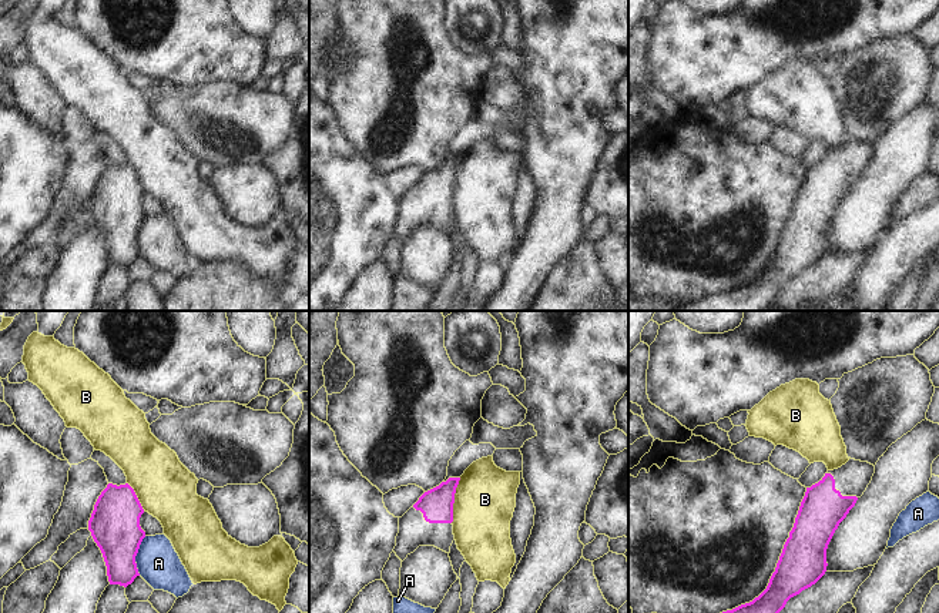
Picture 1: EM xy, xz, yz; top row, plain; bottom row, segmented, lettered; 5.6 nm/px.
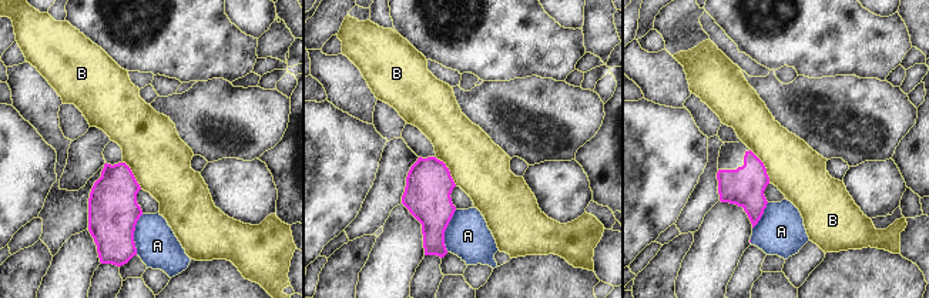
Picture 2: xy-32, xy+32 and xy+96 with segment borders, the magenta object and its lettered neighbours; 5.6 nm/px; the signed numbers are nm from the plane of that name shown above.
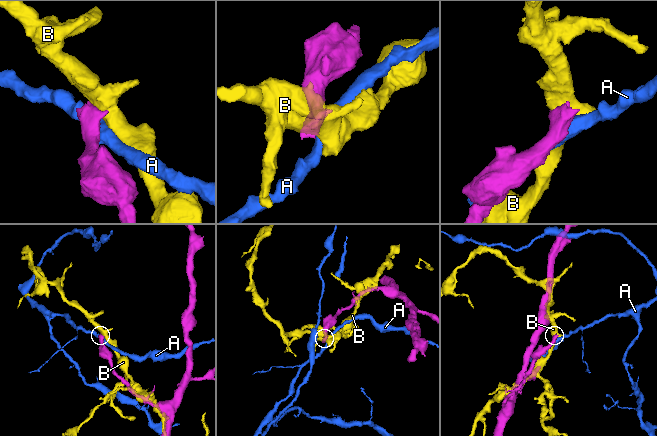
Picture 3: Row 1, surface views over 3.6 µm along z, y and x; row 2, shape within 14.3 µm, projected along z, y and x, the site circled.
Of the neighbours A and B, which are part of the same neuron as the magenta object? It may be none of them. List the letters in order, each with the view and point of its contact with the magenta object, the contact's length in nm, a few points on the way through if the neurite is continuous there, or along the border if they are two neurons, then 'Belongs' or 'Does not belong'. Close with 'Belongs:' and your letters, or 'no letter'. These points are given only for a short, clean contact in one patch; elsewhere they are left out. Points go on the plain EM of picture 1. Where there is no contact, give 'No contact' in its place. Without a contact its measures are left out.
A: Touches magenta at xy (136, 235). Shared border 220 nm. Does not belong
B: Touches magenta at xz (453, 181). Shared border 260 nm. Does not belong
Belongs: no letter

